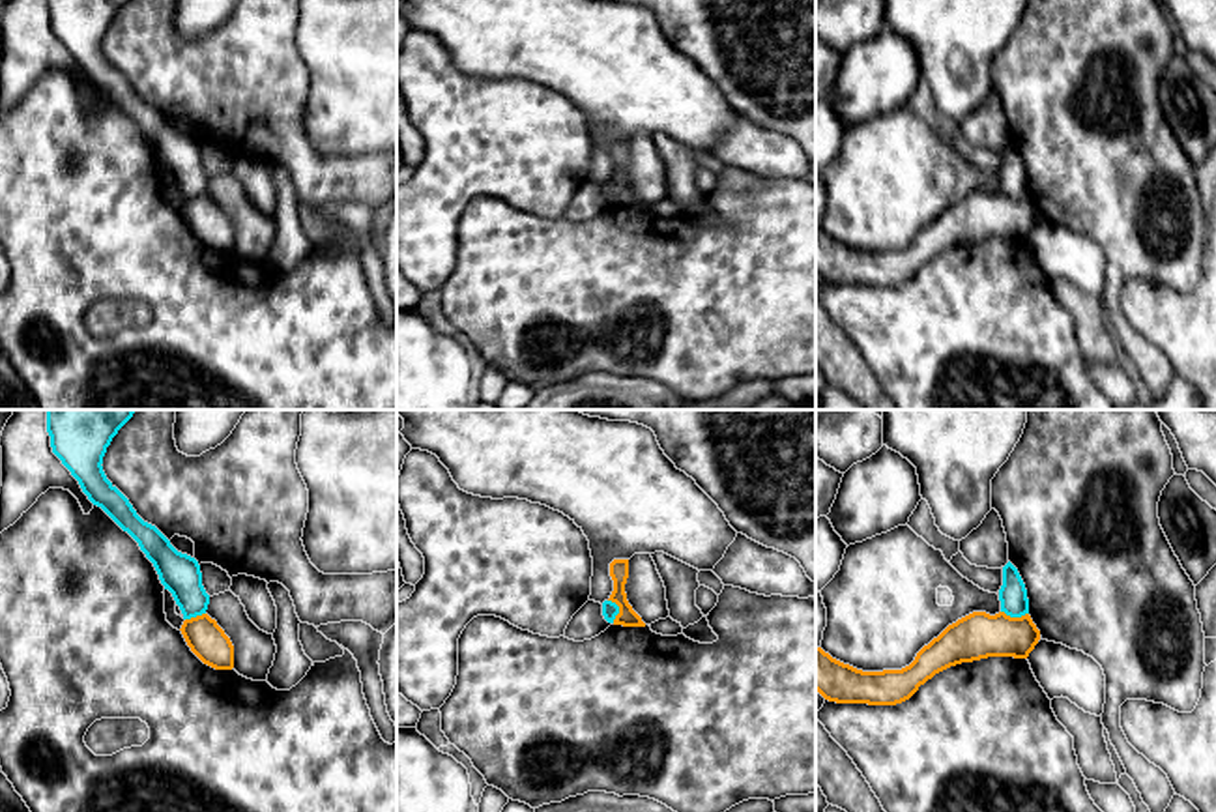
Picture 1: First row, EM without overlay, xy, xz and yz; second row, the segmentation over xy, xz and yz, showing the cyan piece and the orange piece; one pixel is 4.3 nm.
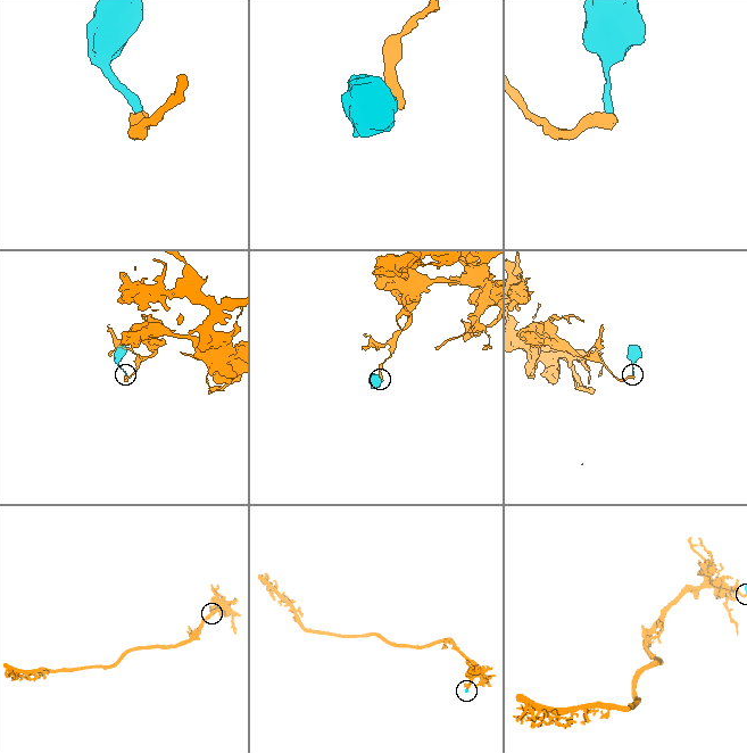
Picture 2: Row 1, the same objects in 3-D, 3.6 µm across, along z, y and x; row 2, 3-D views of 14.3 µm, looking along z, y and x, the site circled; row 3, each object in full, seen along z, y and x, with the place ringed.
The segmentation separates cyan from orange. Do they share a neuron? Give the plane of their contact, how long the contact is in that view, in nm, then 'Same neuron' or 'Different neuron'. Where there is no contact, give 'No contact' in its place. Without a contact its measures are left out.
Touches cyan in yz. Shared border 120 nm. Different neuron

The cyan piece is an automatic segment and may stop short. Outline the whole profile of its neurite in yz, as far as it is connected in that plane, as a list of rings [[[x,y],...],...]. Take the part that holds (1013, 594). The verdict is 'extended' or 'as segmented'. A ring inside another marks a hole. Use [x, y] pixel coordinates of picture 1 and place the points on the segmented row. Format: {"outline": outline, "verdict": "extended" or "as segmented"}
{"outline": [[[1008,561],[1003,567],[1003,586],[999,589],[1001,612],[1010,617],[1021,617],[1029,614],[1029,599],[1025,584],[1018,569]]], "verdict": "as segmented"}

